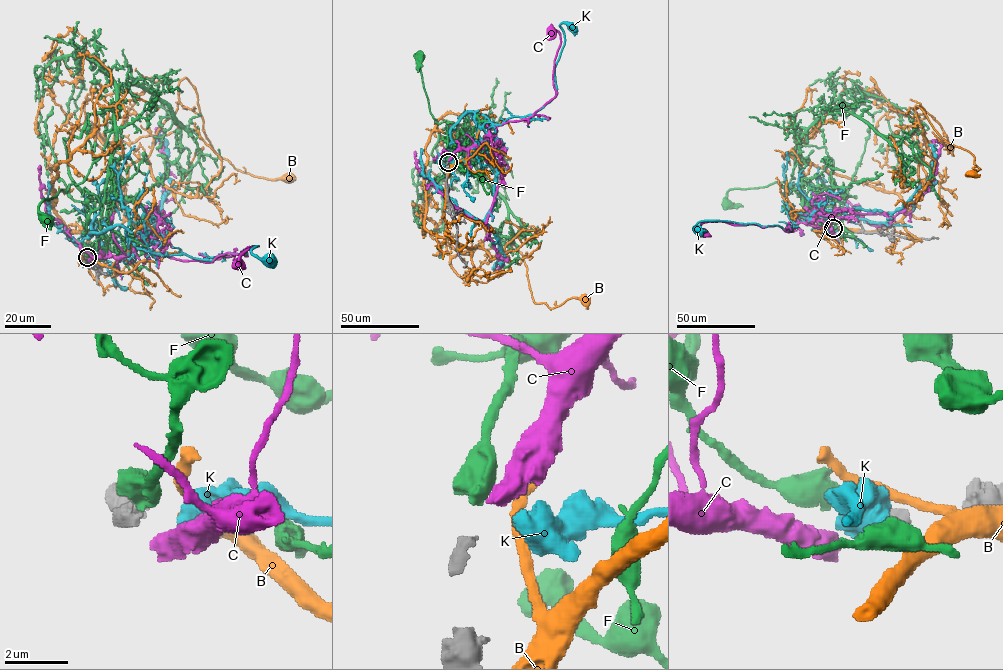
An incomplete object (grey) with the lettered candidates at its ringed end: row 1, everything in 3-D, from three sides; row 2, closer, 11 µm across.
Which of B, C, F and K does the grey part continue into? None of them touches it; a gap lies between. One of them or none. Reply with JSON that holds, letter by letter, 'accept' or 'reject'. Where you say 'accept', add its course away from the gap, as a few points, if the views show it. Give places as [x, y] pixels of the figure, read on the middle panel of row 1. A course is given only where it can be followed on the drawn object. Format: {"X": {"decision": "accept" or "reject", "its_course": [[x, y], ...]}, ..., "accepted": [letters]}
{"B": {"decision": "reject"}, "C": {"decision": "reject"}, "F": {"decision": "reject"}, "K": {"decision": "reject"}, "accepted": []}

